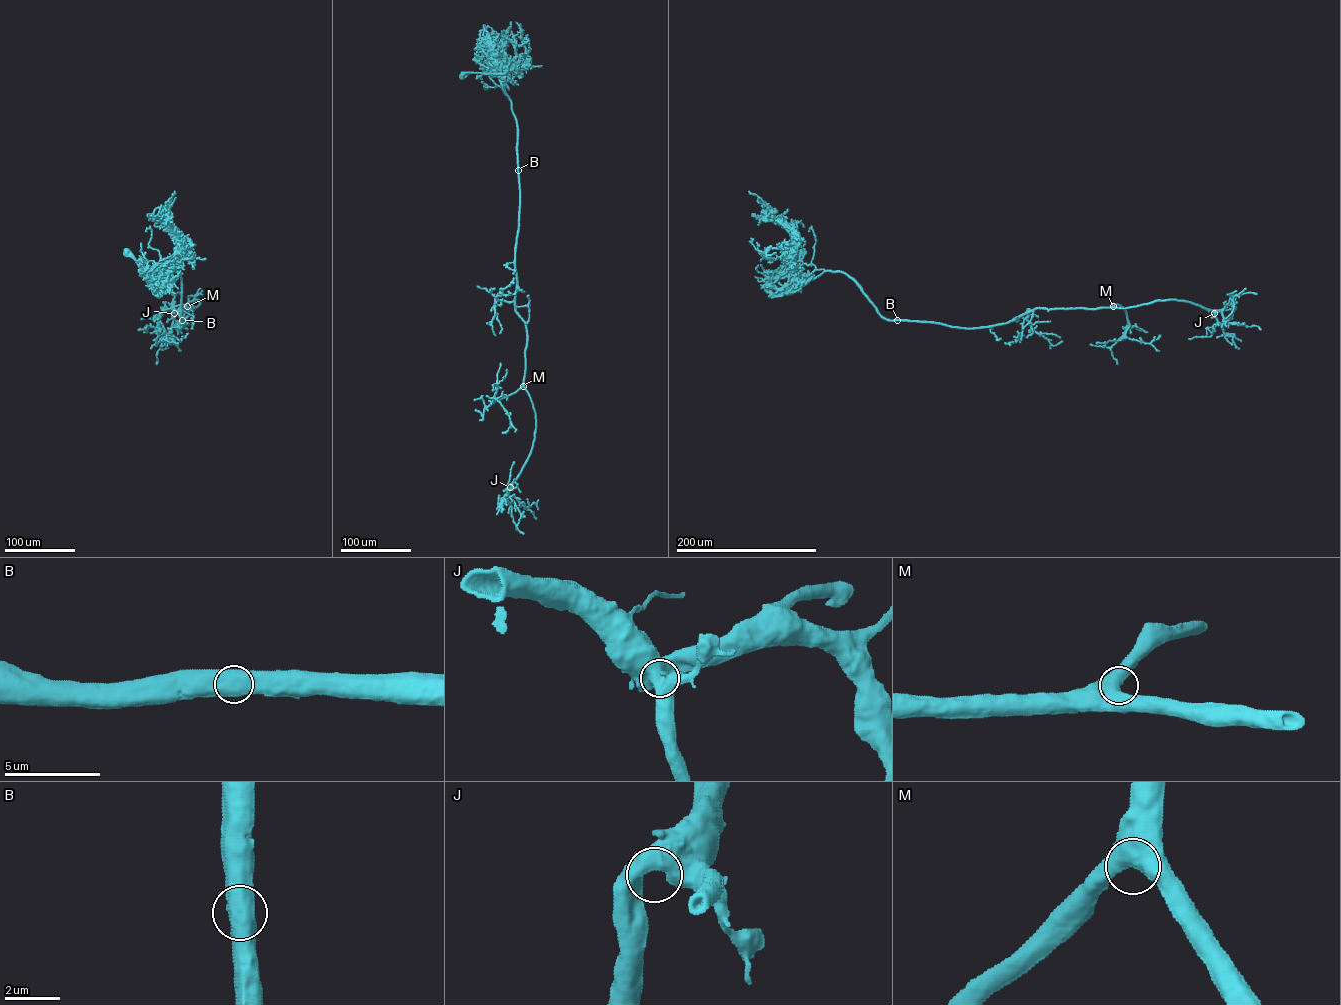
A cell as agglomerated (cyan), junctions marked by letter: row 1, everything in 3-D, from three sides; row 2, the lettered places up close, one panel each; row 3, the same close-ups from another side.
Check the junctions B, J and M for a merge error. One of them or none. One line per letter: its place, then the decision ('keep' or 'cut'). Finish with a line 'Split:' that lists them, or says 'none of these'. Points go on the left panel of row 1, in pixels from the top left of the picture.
B: (182, 320) | keep
J: (174, 313) | keep
M: (187, 306) | keep
Split: none of these

